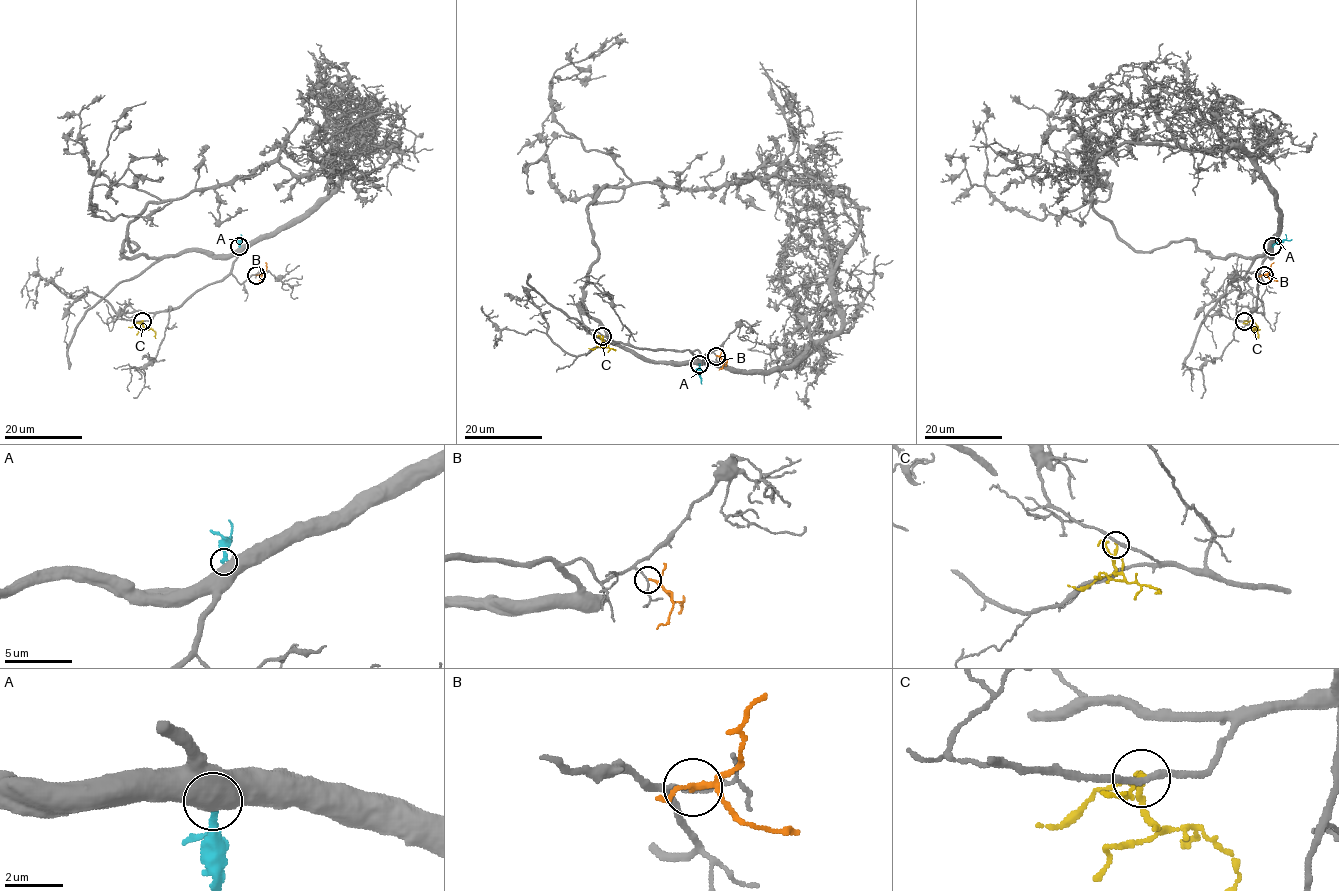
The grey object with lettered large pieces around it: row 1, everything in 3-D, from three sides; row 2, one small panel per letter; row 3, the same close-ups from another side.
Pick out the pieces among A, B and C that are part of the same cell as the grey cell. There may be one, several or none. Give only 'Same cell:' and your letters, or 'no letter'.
Same cell: no letter

